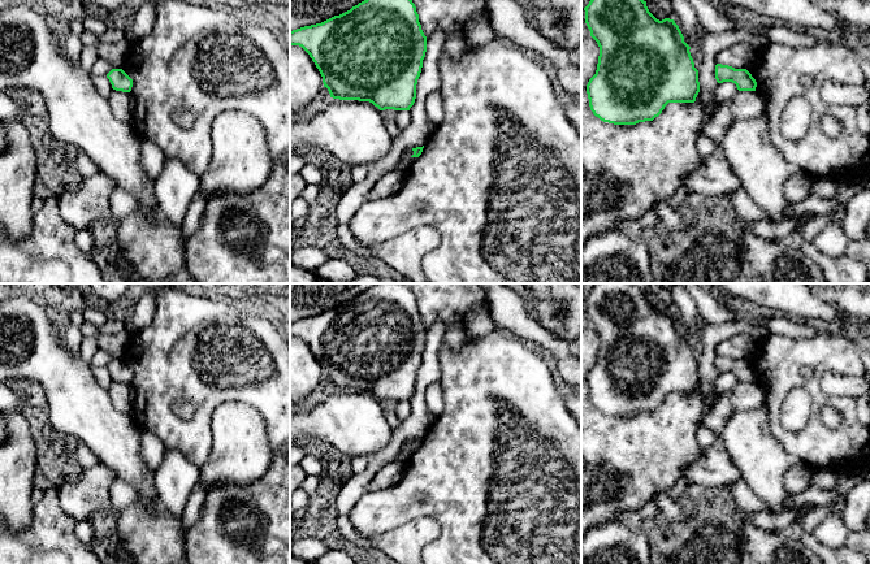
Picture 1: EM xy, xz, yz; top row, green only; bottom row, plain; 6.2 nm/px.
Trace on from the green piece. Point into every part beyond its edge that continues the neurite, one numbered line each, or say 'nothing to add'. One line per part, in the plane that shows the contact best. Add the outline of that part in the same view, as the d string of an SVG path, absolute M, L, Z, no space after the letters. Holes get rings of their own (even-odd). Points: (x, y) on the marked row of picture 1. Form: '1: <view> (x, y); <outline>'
nothing to add

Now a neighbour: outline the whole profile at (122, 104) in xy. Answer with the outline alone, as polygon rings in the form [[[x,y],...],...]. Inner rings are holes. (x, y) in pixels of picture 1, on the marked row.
[[[113,90],[107,99],[116,118],[122,122],[131,122],[135,101],[130,92]]]

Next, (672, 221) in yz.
[[[665,200],[657,201],[652,211],[659,217],[659,221],[665,224],[667,229],[683,230],[685,227],[680,216],[675,211],[672,211],[665,203]]]

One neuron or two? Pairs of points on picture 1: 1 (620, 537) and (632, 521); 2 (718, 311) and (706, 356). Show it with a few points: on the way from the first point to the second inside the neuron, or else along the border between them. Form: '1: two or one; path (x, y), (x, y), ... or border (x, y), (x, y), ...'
1: two; border (615, 520), (632, 528), (639, 525)
2: two; border (739, 315), (726, 322), (705, 324)

